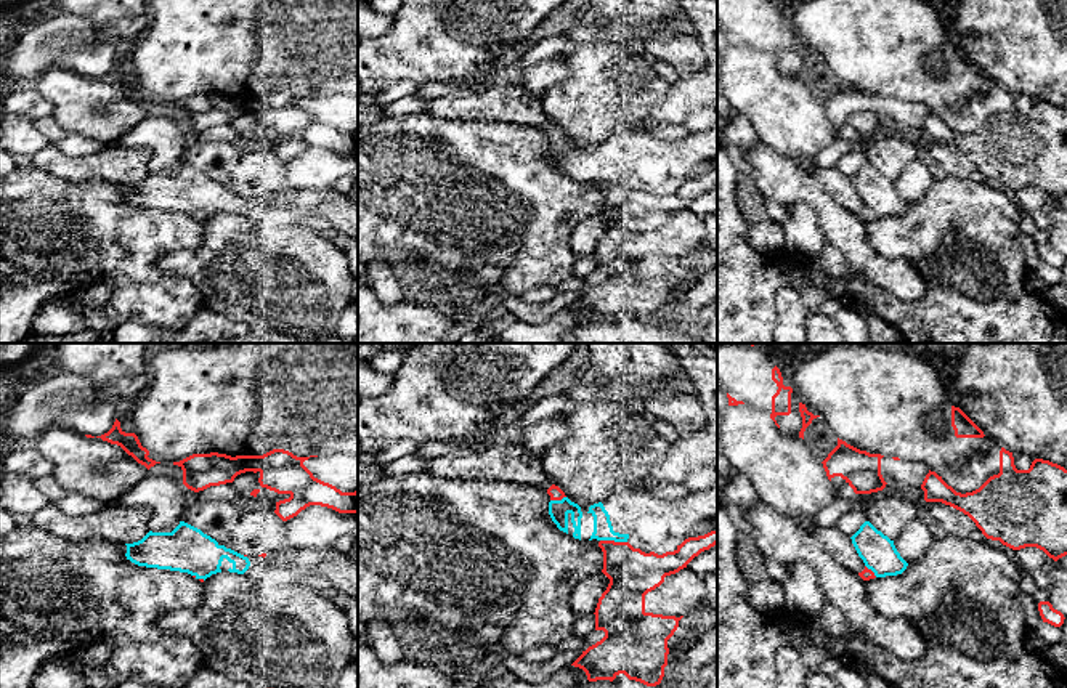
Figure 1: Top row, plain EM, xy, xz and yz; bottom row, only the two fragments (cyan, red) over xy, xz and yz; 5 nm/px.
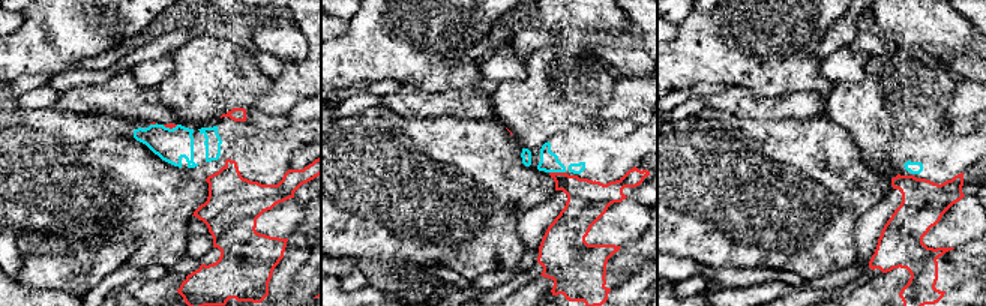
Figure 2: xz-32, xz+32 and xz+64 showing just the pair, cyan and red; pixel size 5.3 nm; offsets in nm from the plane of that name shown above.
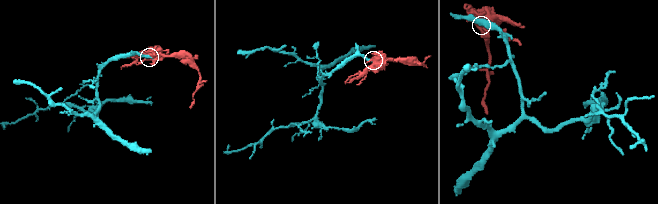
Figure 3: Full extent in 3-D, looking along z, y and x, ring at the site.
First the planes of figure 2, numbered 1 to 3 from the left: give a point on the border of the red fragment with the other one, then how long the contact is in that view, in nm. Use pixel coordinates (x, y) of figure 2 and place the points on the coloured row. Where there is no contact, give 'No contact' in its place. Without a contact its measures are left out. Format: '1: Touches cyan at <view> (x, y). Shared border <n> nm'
1: Touches cyan at xz-32 (168, 128). Shared border 90 nm
2: Touches cyan at xz+32 (557, 171). Shared border 90 nm
3: No contact

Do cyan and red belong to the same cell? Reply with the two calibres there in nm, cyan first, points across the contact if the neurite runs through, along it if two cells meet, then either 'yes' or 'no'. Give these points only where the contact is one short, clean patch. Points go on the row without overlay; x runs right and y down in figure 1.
100 nm thick on the cyan side, 240 nm on the other; no

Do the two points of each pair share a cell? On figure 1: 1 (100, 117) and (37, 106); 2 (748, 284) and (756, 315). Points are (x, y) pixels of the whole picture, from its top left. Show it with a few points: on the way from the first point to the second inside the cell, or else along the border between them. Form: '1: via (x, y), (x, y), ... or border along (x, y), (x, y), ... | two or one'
1: border along (34, 89), (52, 106), (52, 114) | two
2: via (748, 292), (748, 307) | one

